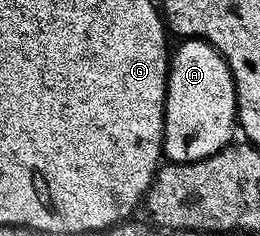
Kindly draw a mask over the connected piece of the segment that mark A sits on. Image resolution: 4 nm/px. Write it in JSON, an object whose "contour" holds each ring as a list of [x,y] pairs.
{"contour":[[[186,39],[178,50],[173,50],[168,61],[166,75],[166,122],[164,123],[164,139],[162,152],[167,162],[199,161],[208,155],[216,155],[225,145],[231,144],[233,133],[236,133],[236,114],[238,96],[234,94],[234,80],[230,74],[228,63],[220,53],[215,51],[207,41]]]}

